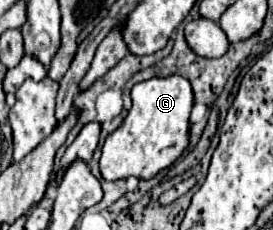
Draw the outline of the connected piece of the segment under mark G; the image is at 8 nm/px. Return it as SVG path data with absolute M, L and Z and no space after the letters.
M180 75L154 77L154 79L148 79L148 81L136 83L132 87L132 109L124 117L122 125L114 133L110 133L106 137L106 141L104 141L102 157L100 157L100 173L102 173L102 177L108 179L108 181L128 179L130 175L134 175L138 179L152 179L162 169L170 167L184 153L184 149L188 147L188 129L190 129L188 119L190 119L192 105L194 105L192 87Z

